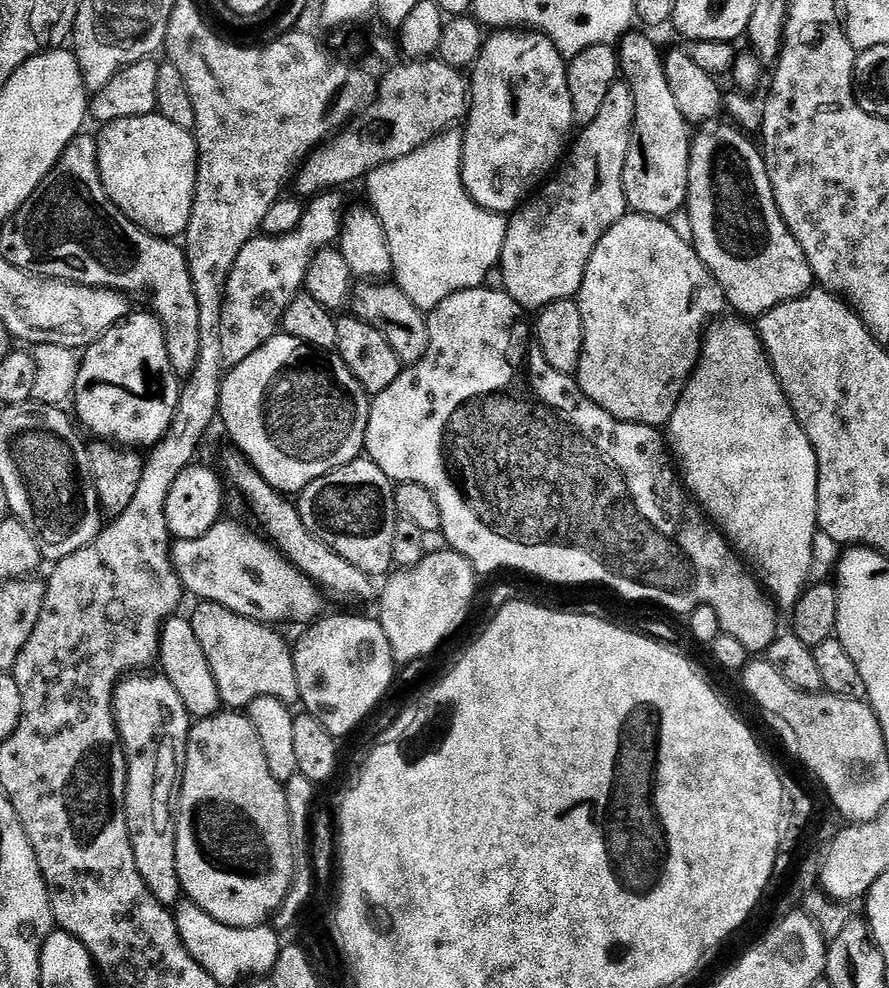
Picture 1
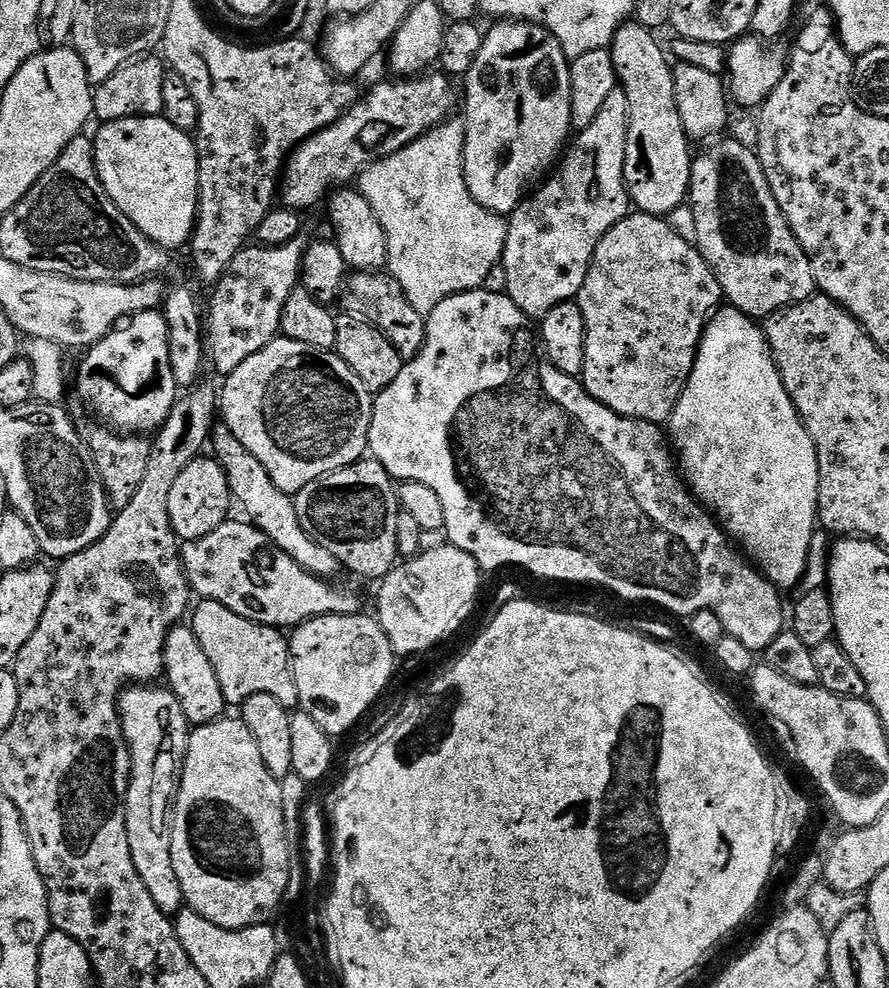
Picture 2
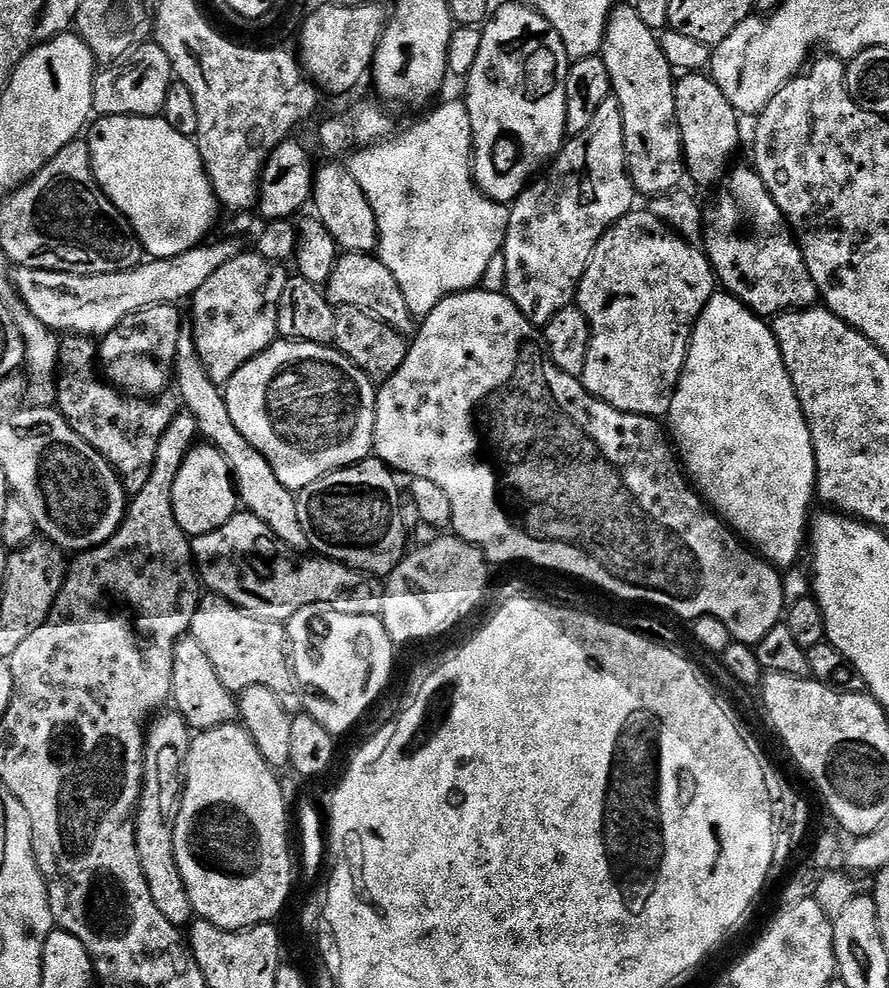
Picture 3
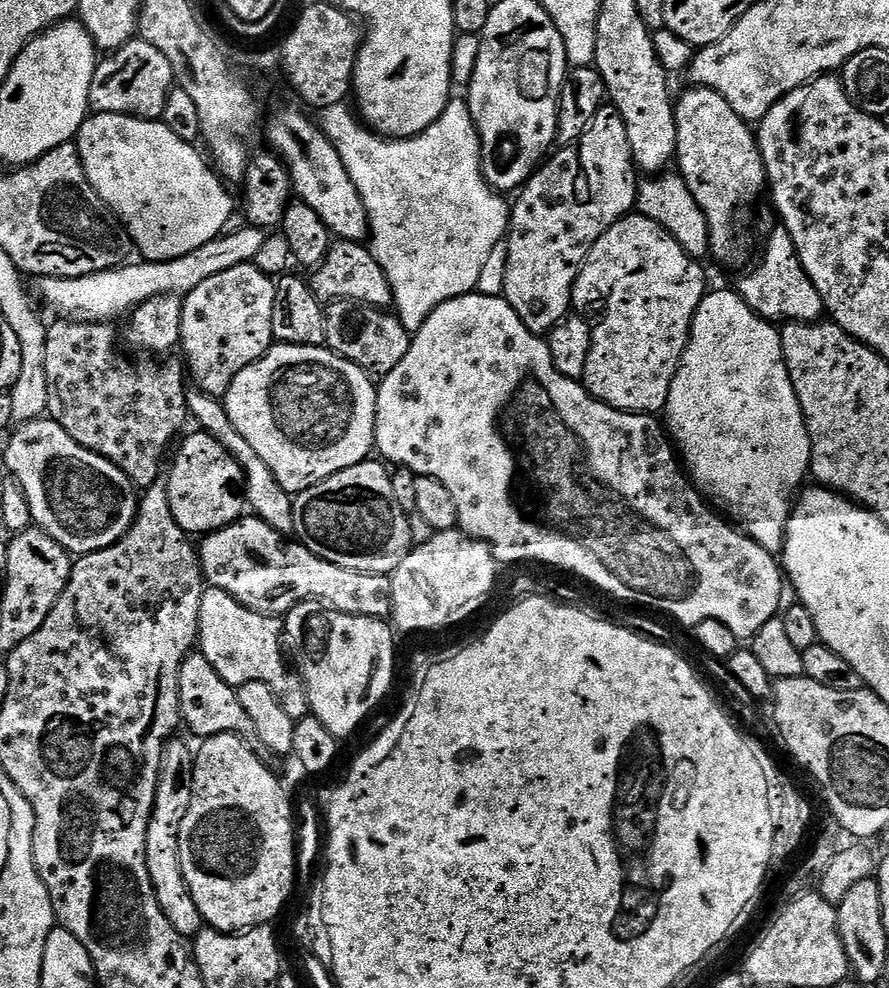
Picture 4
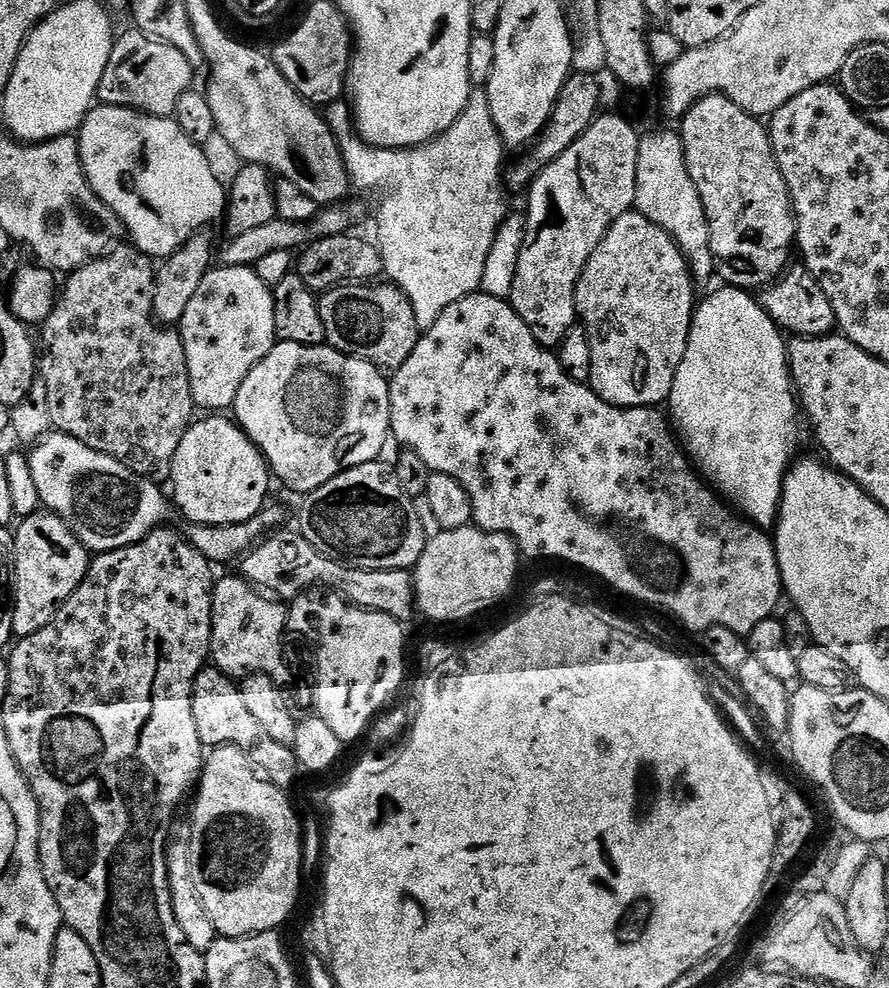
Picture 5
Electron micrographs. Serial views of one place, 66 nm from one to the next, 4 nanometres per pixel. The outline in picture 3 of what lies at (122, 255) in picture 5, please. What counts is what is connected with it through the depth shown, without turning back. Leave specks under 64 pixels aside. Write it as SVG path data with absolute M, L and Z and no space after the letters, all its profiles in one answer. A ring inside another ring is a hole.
M68 334L60 342L55 407L68 420L69 426L86 443L94 446L94 450L98 450L98 454L102 454L102 458L106 458L109 464L120 473L124 481L125 493L135 494L142 490L142 486L146 486L146 478L150 478L154 468L154 454L158 452L158 442L162 442L162 434L166 434L170 422L181 411L182 404L177 393L172 390L165 390L155 398L125 396L123 392L105 383L98 375L97 345L89 337Z

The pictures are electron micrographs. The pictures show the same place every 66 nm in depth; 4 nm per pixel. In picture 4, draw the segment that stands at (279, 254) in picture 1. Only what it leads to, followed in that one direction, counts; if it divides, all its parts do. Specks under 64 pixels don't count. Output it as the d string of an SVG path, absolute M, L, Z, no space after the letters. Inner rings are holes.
M253 262L222 270L183 297L179 347L184 348L187 375L199 391L227 397L234 378L272 347L275 293L276 280Z

